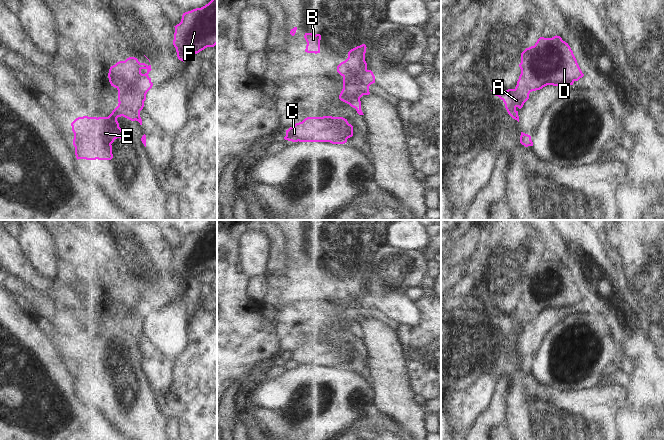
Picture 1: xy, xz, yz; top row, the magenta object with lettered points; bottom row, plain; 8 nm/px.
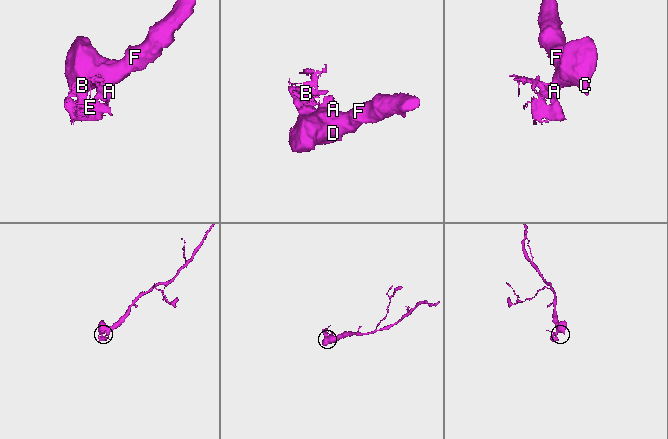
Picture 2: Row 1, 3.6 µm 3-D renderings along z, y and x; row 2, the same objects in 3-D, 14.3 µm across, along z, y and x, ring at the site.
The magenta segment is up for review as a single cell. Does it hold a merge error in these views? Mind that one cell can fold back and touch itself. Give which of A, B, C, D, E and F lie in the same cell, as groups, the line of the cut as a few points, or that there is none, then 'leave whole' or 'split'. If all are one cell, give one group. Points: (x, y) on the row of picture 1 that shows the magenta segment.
A B E / C D F | xz (367, 70), (366, 76), (362, 81), (352, 80), (343, 75) | split

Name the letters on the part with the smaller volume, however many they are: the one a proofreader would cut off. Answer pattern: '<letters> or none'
A, B, E.

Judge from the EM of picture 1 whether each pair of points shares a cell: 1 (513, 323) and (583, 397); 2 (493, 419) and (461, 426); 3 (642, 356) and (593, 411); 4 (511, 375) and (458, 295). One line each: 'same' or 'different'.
1: same
2: different
3: different
4: same

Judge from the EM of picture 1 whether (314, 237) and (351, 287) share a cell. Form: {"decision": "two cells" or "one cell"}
{"decision": "one cell"}

